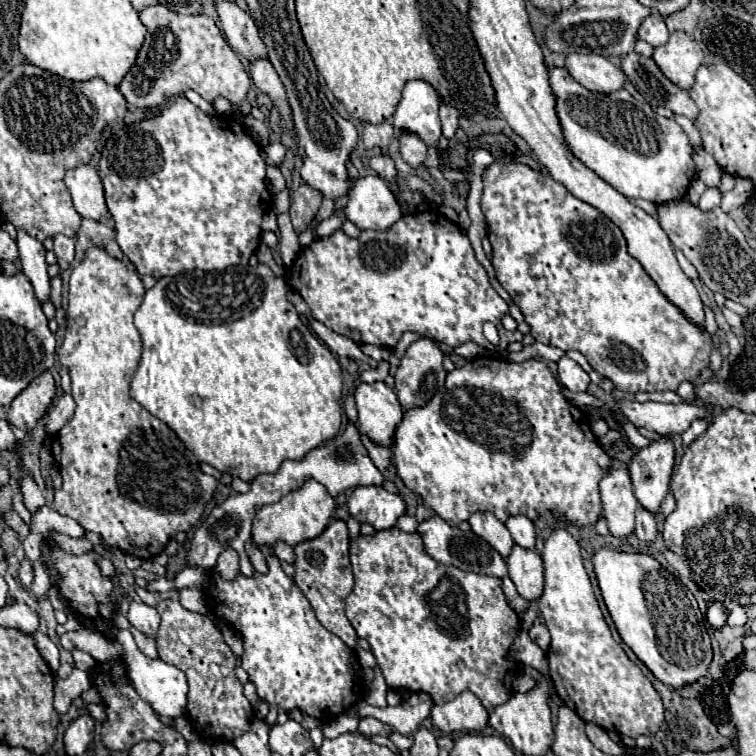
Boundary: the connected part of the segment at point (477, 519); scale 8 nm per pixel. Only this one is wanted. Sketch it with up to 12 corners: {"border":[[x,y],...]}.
{"border":[[476,511],[468,523],[504,559],[514,541],[490,511]]}

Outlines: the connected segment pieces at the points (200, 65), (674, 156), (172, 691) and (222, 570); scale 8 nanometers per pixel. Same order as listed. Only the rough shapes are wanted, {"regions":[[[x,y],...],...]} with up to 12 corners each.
{"regions":[[[164,5],[118,85],[154,109],[194,89],[246,99],[250,77],[212,17]],[[548,67],[576,159],[624,197],[684,199],[688,137],[626,89]],[[130,631],[116,639],[136,693],[162,717],[186,713],[186,675],[140,653]],[[232,547],[220,553],[214,571],[224,579],[238,573],[238,553]]]}

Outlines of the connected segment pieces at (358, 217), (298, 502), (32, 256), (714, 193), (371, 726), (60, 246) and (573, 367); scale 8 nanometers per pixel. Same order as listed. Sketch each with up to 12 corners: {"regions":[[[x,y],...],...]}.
{"regions":[[[378,175],[358,177],[346,217],[358,229],[386,231],[402,217]],[[306,479],[278,503],[264,505],[252,541],[298,545],[322,535],[332,495]],[[18,229],[22,273],[30,279],[36,299],[50,297],[44,245]],[[706,189],[698,207],[702,211],[720,205],[720,191]],[[364,717],[358,725],[362,735],[388,737],[394,729],[378,719]],[[66,235],[54,237],[60,269],[68,269],[74,259],[74,239]],[[570,357],[558,361],[558,379],[570,391],[586,391],[590,377]]]}

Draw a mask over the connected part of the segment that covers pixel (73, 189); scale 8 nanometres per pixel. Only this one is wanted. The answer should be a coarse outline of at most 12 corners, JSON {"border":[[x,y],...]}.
{"border":[[94,167],[68,169],[64,183],[84,219],[110,215]]}

